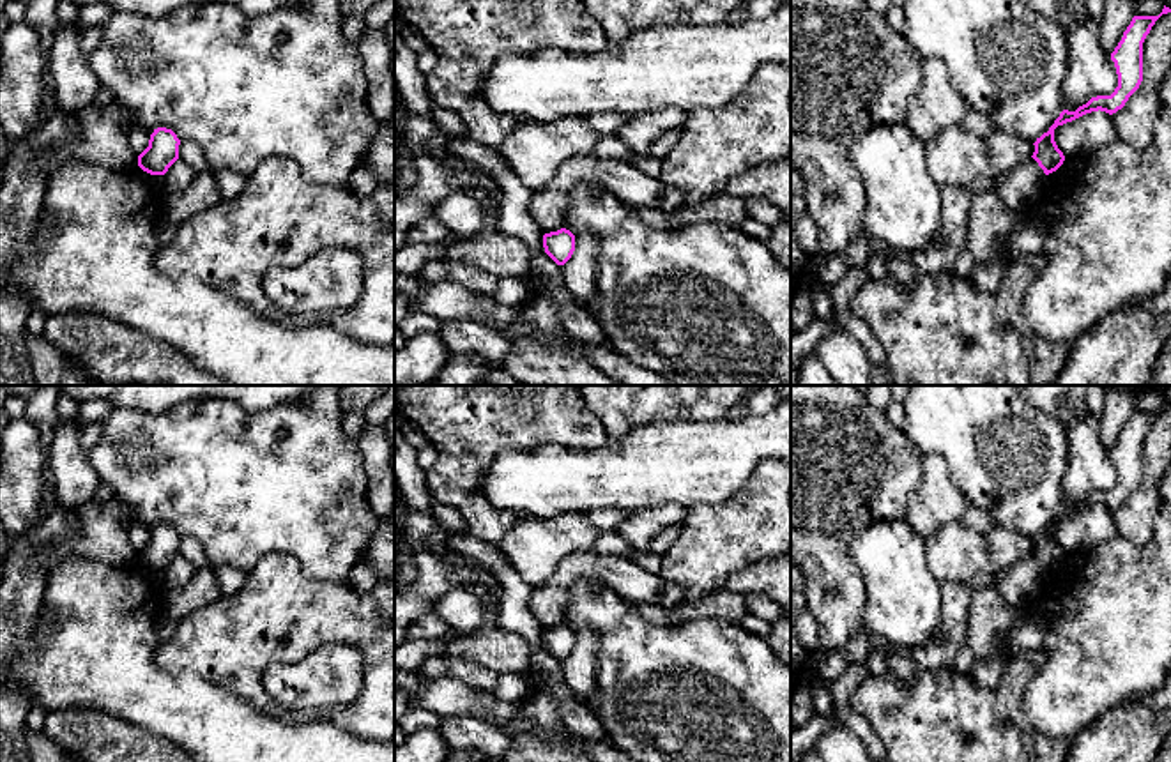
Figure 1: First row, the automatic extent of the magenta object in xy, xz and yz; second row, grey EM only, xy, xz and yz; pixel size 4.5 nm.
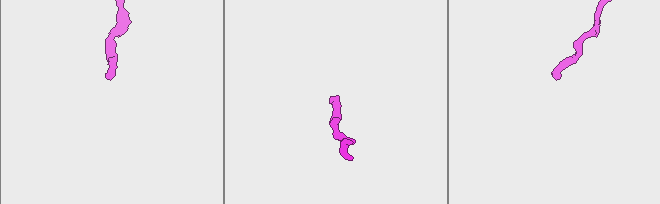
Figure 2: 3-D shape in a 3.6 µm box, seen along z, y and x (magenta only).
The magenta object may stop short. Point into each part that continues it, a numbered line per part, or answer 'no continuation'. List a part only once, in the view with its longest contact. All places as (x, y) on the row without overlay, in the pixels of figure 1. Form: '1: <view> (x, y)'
no continuation

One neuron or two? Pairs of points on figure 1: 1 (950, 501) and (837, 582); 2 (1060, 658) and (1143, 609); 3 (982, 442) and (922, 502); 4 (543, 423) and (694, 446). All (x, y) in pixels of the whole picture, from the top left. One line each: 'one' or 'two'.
1: two
2: one
3: two
4: two

